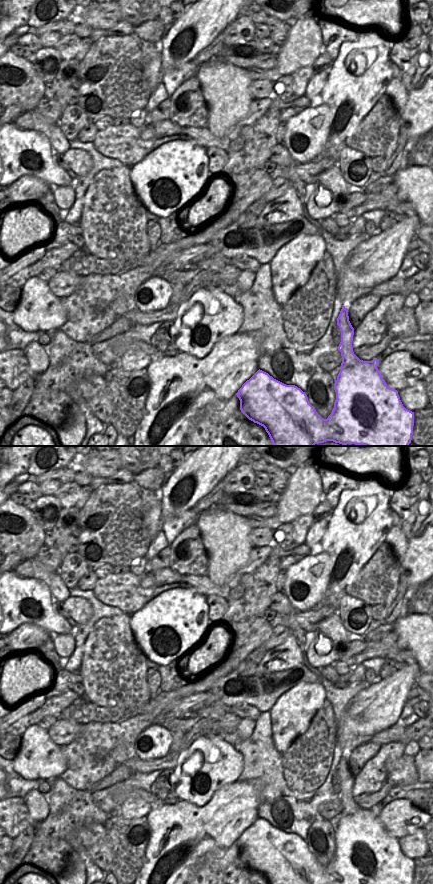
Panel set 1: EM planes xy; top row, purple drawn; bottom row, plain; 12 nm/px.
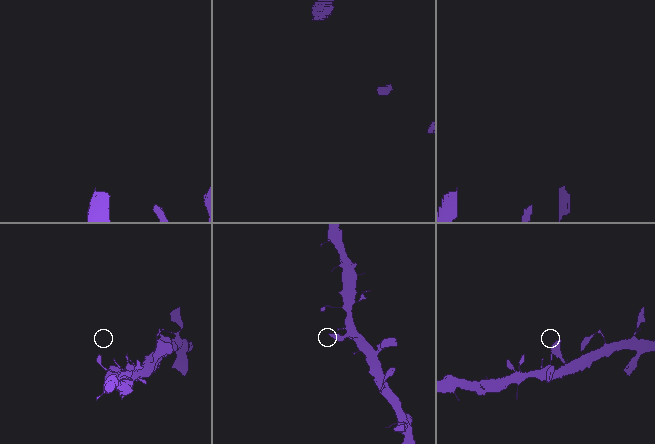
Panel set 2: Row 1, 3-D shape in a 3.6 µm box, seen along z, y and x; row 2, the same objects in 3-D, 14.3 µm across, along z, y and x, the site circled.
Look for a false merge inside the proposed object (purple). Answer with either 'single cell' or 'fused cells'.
single cell

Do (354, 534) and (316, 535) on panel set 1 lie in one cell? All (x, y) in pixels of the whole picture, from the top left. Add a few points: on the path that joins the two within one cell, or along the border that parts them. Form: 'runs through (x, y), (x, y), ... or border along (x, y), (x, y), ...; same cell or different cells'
border along (329, 516), (327, 528), (319, 544); different cells

